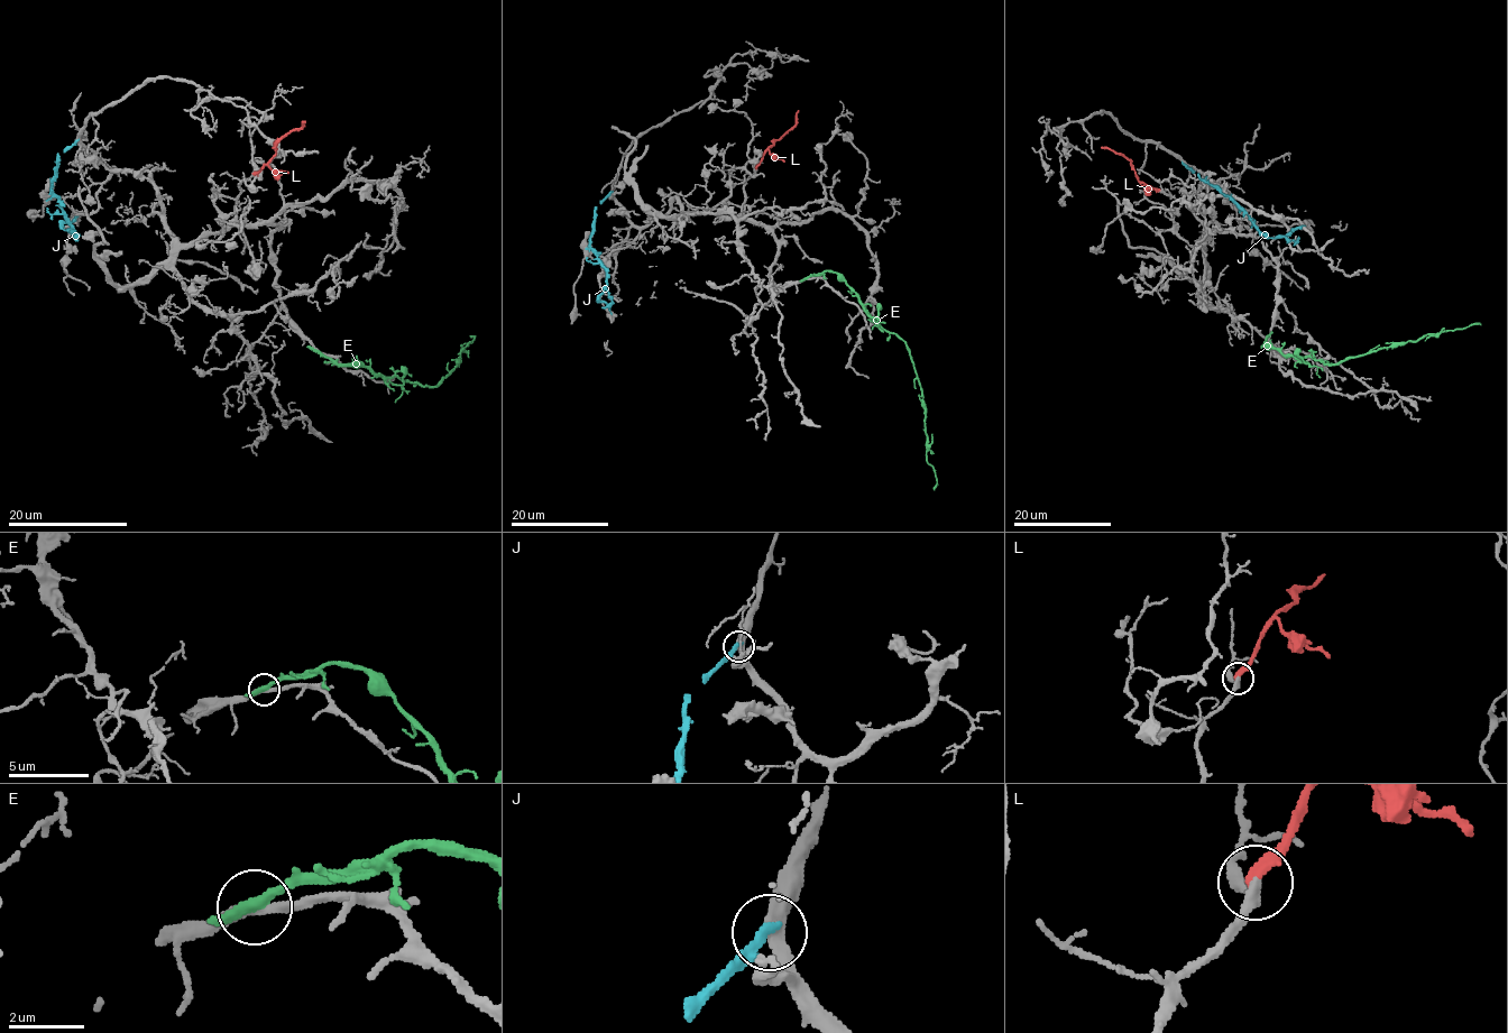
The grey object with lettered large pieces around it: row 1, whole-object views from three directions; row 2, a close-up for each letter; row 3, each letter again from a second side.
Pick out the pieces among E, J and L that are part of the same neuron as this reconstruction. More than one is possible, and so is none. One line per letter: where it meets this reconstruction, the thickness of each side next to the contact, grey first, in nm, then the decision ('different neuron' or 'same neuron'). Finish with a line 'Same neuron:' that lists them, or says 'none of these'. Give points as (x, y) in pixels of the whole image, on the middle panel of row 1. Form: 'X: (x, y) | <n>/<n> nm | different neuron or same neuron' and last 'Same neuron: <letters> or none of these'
E: (806, 278) | 240/300 nm | different neuron
J: (612, 192) | 320/240 nm | different neuron
L: (756, 167) | 280/440 nm | same neuron
Same neuron: L

